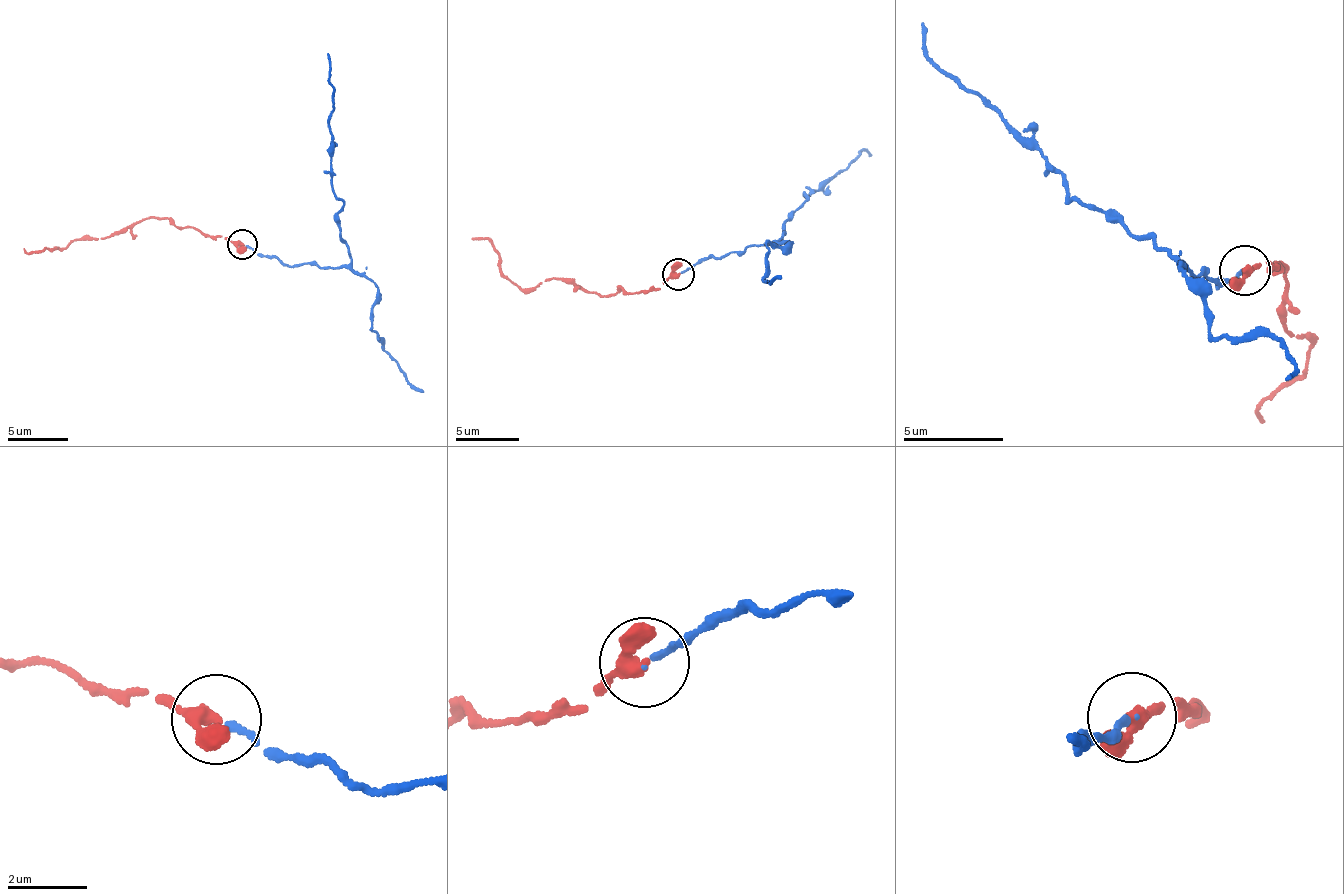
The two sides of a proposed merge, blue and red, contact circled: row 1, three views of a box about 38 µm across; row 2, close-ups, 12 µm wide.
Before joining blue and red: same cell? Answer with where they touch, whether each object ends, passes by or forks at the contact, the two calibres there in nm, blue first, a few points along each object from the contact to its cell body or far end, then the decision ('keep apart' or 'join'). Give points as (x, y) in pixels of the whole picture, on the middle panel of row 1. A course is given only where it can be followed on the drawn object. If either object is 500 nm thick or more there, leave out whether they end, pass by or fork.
(678, 274) | blue ends | red passes by | 110/280 nm | blue via (679, 274), (708, 259), (774, 242), (786, 233), (789, 213), (808, 198), (803, 195), (862, 152), (872, 156) | red via (679, 274), (642, 292), (589, 294), (563, 279), (521, 288), (501, 273), (501, 261), (487, 240), (474, 238) | join

